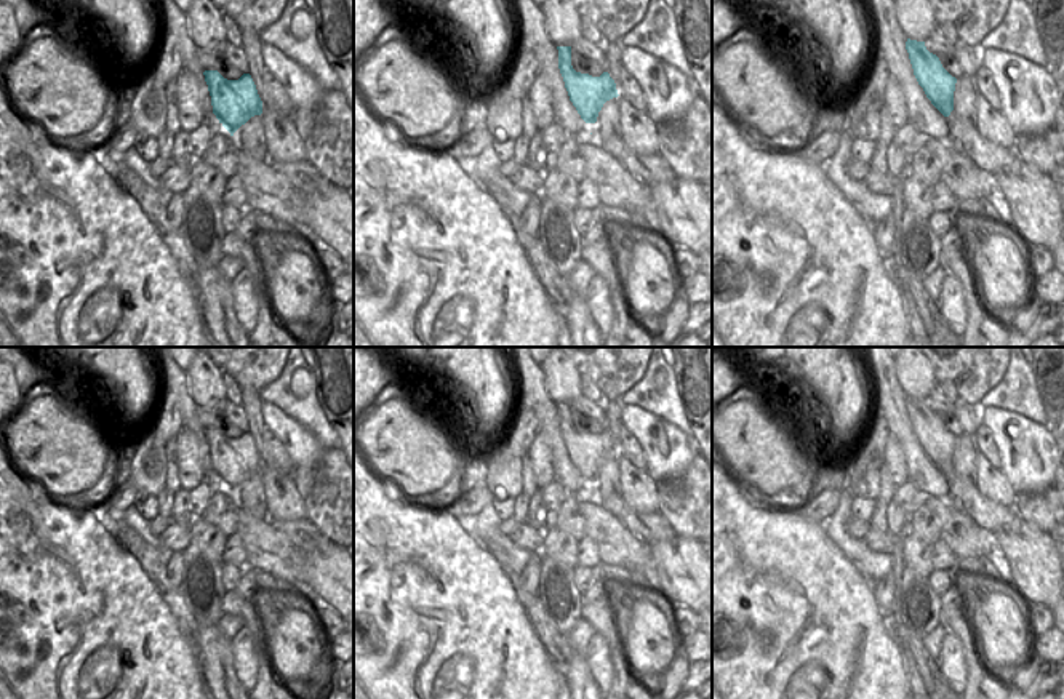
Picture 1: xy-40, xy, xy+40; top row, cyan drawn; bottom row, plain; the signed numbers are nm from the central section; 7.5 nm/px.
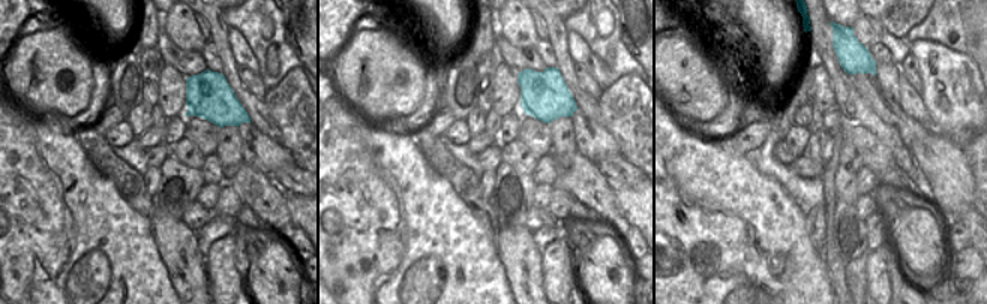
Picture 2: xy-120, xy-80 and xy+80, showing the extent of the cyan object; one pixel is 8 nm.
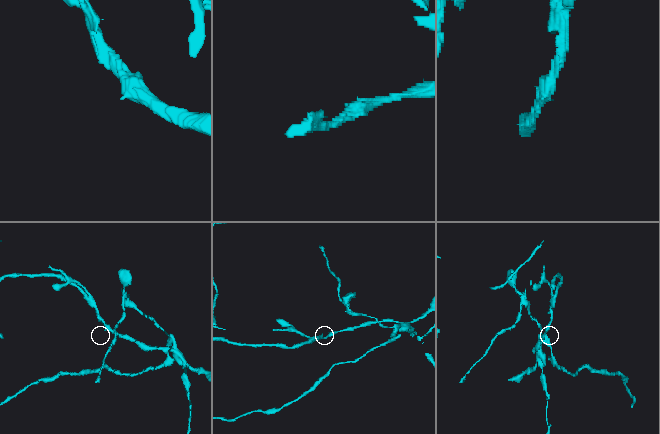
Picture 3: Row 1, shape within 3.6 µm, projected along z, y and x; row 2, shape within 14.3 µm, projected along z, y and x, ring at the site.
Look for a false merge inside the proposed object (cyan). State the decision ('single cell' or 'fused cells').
fused cells

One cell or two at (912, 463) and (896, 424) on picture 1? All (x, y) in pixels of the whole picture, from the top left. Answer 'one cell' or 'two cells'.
one cell

